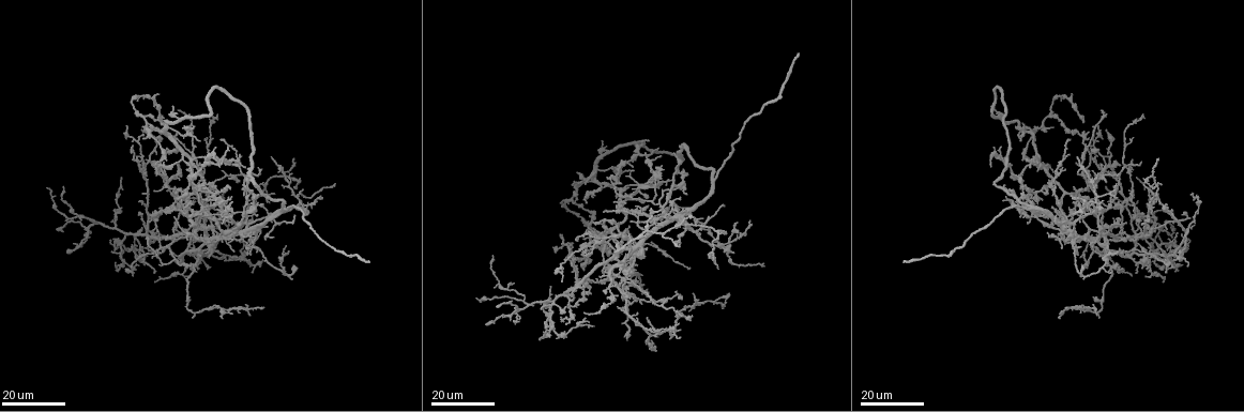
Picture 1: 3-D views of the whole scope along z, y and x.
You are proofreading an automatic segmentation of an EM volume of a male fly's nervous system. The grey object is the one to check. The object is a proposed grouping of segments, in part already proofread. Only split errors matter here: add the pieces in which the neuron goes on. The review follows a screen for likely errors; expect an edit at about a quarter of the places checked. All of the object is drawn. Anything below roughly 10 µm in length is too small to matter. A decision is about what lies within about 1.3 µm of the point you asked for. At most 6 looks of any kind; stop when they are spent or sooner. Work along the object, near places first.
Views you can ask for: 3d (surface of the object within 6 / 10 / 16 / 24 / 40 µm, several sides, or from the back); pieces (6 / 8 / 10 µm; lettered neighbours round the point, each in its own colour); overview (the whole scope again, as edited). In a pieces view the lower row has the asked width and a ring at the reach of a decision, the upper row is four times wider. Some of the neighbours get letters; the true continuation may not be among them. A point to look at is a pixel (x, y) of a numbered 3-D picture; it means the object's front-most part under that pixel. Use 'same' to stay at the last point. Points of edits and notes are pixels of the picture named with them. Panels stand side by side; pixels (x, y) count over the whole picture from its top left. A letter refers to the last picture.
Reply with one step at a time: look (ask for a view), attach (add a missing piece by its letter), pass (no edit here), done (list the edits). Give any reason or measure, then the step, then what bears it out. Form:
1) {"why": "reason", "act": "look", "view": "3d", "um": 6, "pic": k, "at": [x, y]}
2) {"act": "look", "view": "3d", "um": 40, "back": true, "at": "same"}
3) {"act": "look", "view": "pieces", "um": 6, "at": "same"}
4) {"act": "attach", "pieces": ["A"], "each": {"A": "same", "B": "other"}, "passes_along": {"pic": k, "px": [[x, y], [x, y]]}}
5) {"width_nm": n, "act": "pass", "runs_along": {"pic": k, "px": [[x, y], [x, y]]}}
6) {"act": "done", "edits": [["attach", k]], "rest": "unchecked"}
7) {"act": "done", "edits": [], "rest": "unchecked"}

{"why": "tapers out", "act": "look", "view": "3d", "um": 24, "pic": 1, "at": [1004, 185]}

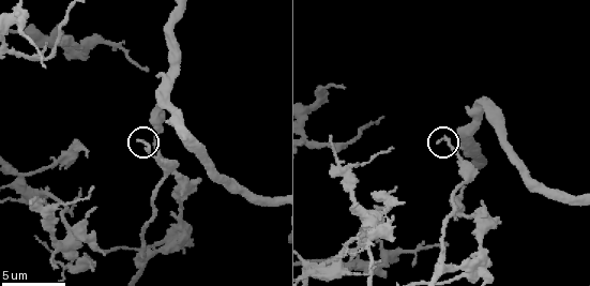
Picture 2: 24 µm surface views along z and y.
{"why": "what lies round it", "act": "look", "view": "pieces", "um": 8, "pic": 2, "at": [436, 143]}

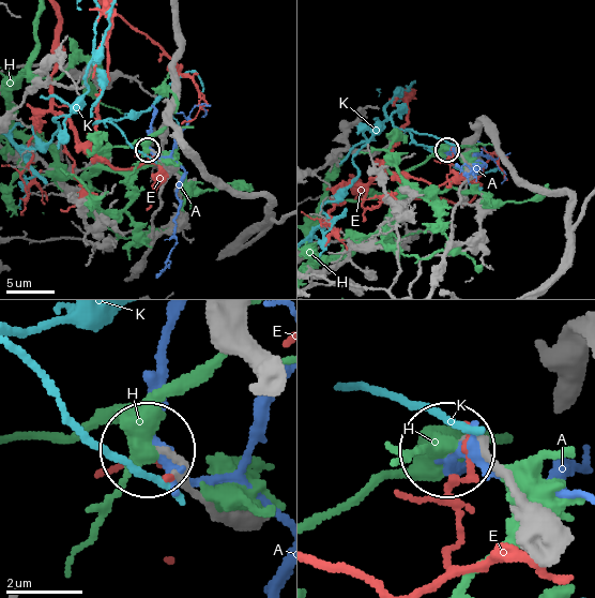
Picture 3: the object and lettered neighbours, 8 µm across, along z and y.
{"act": "pass", "each": {"A": "other", "E": "other", "H": "other", "K": "other"}, "found": "none of them fits"}

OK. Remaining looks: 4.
{"why": "branch stops here", "act": "look", "view": "3d", "um": 24, "pic": 1, "at": [498, 307]}

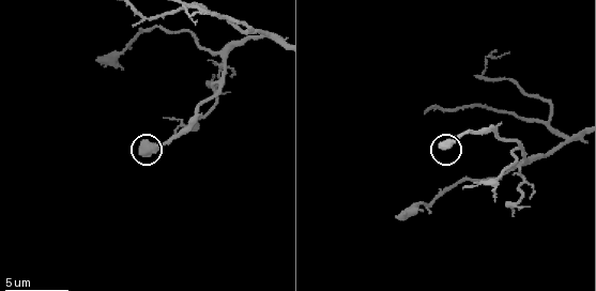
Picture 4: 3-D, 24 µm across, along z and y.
{"act": "look", "view": "pieces", "um": 10, "pic": 4, "at": [139, 152]}

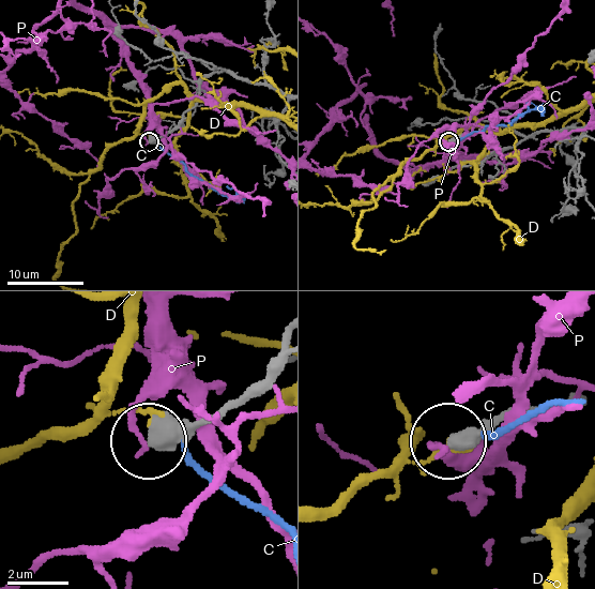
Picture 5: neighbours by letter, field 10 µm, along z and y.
{"width_nm": 510, "act": "attach", "pieces": ["C"], "each": {"C": "same", "D": "other", "P": "other"}, "found": "the neuron continues"}

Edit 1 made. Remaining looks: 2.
{"why": "an open end", "act": "look", "view": "3d", "um": 24, "pic": 1, "at": [904, 259]}

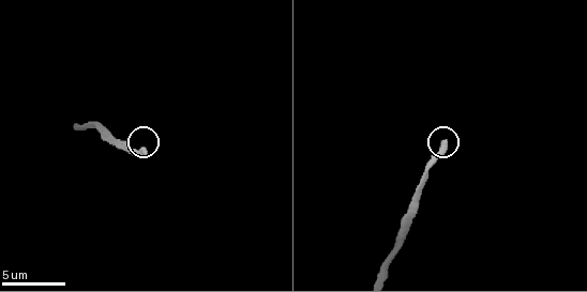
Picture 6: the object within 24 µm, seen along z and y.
{"act": "look", "view": "pieces", "um": 10, "pic": 6, "at": [445, 142]}

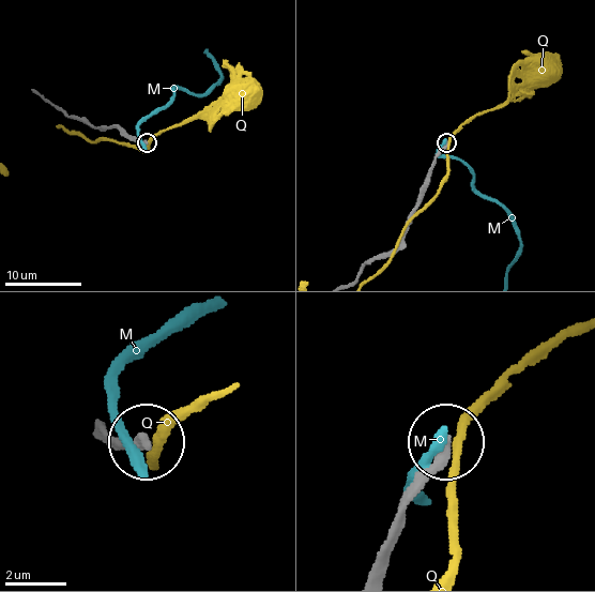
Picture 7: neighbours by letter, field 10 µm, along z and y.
{"act": "pass", "each": {"M": "other", "Q": "other"}, "runs_along": {"pic": 7, "px": [[98, 428], [141, 443]]}, "found": "none of them fits"}

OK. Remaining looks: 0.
{"act": "done", "edits": [["attach", 5]], "rest": "unchecked"}

